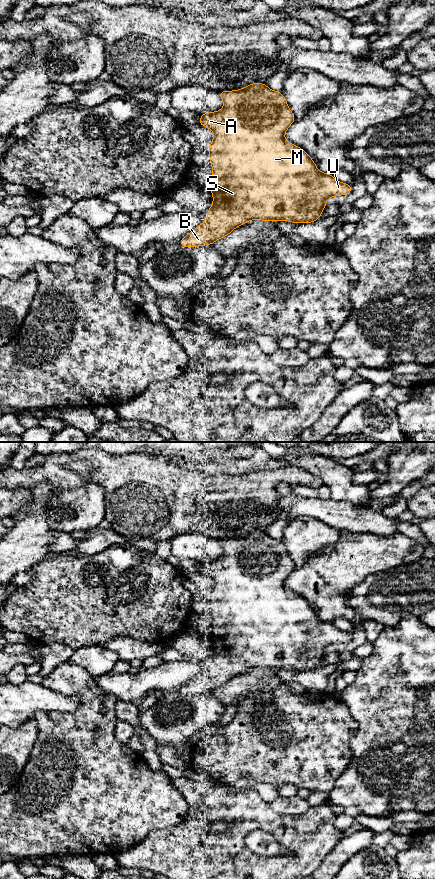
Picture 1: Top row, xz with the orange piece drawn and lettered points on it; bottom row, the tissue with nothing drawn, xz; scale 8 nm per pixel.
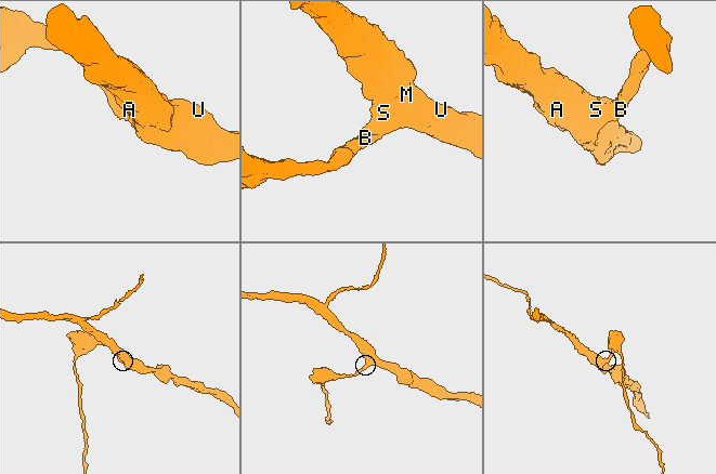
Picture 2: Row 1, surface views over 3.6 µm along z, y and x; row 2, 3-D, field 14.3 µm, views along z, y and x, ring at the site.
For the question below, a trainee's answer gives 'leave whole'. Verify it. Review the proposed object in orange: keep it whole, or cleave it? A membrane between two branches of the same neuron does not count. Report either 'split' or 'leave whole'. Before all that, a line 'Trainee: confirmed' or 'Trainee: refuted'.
Trainee: confirmed
leave whole

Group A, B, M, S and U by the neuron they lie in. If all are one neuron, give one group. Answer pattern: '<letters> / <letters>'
A B M S U

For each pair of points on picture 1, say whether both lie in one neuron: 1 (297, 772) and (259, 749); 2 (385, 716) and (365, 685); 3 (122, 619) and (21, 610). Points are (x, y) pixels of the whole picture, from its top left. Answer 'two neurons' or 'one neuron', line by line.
1: one neuron
2: one neuron
3: one neuron

